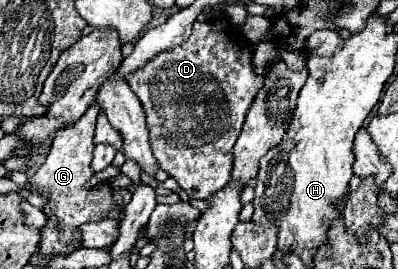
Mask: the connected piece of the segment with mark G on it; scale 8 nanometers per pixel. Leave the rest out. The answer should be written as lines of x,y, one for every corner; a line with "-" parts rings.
94,101
76,123
60,129
52,141
46,161
30,179
30,193
46,197
46,205
42,209
46,215
46,225
40,229
42,245
38,253
70,253
70,249
78,249
78,225
104,219
112,209
116,209
112,199
114,189
106,181
90,189
84,187
94,177
94,171
90,169
90,157
94,151
92,137
98,111
100,107

